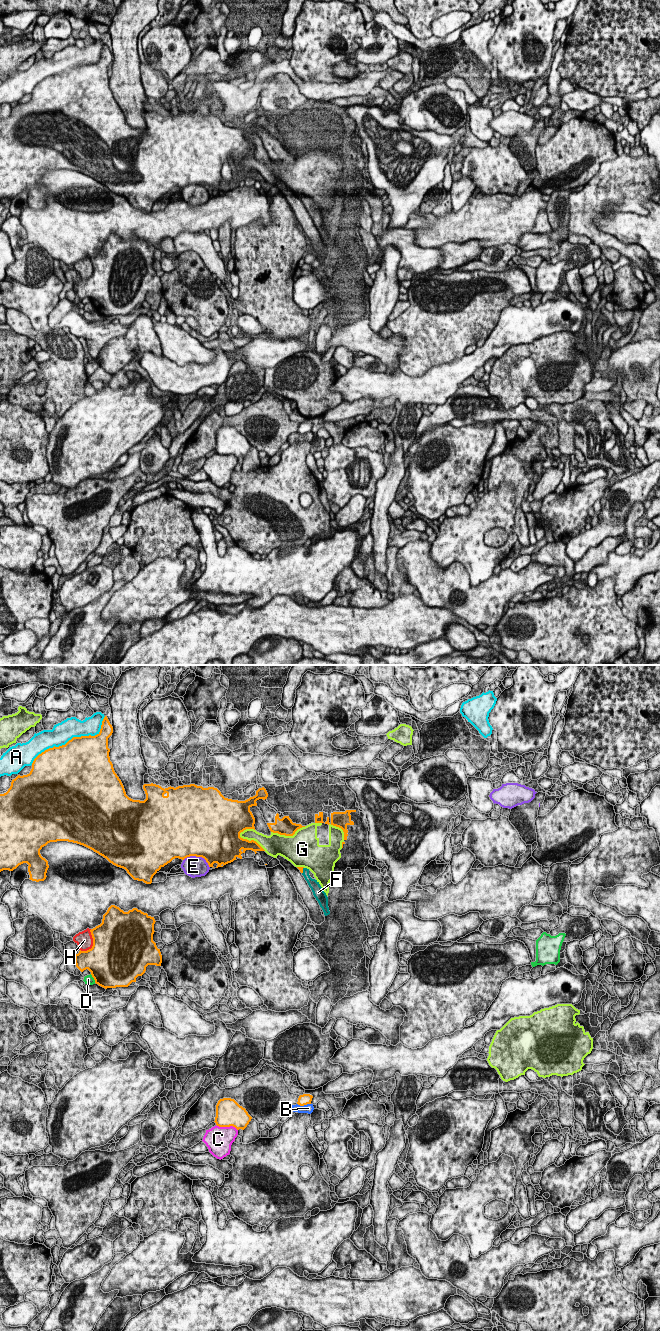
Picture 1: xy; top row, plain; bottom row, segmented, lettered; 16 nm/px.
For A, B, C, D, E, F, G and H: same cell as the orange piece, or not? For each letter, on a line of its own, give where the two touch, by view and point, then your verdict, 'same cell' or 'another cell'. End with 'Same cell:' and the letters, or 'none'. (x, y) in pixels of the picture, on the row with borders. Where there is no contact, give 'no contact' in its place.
A: meets orange in xy at (72, 738); another cell
B: meets orange in xy at (304, 1104); another cell
C: meets orange in xy at (227, 1126); another cell
D: meets orange in xy at (93, 977); another cell
E: meets orange in xy at (198, 856); another cell
F: meets orange in xy at (302, 870); another cell
G: meets orange in xy at (251, 840); another cell
H: meets orange in xy at (93, 943); another cell
Same cell: none

